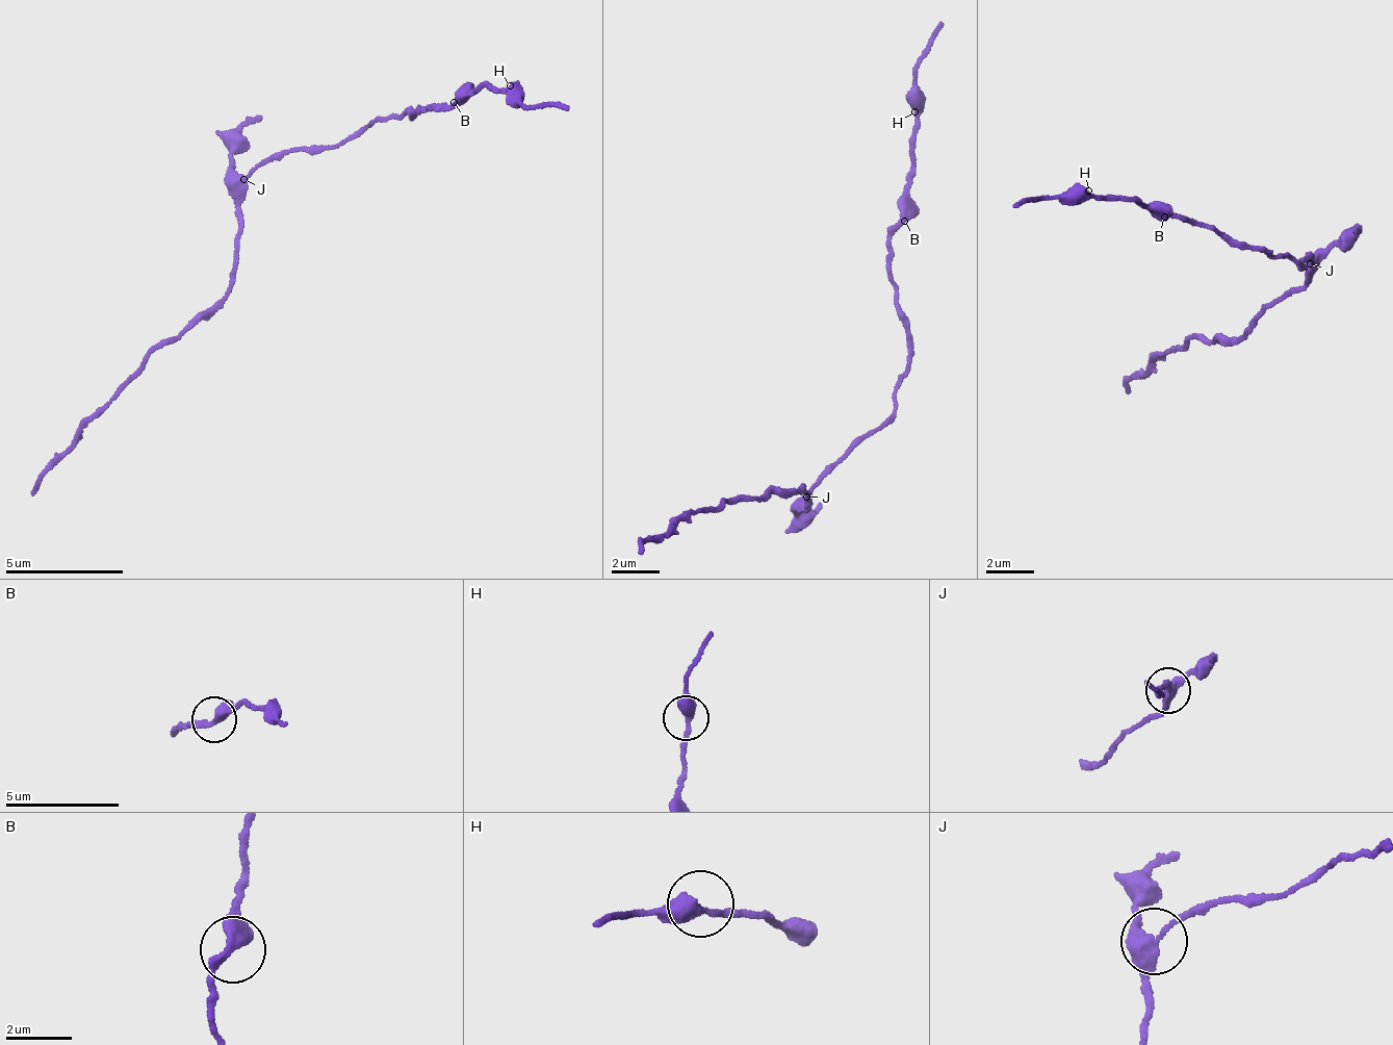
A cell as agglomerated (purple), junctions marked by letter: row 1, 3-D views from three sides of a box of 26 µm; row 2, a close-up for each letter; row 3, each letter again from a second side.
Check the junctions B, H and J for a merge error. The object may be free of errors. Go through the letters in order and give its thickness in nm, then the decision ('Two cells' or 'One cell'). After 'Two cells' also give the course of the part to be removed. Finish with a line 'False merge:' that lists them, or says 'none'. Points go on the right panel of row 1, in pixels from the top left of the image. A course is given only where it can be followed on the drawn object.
B: Thickness 320 nm. One cell
H: Thickness 400 nm. One cell
J: Thickness 340 nm. Two cells. Course of the part to remove: (1309, 265), (1308, 283), (1233, 337), (1200, 333), (1166, 349), (1128, 393)
False merge: J

